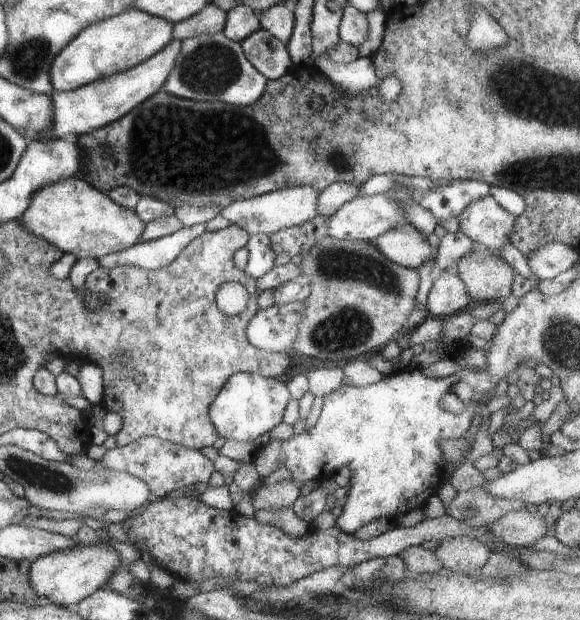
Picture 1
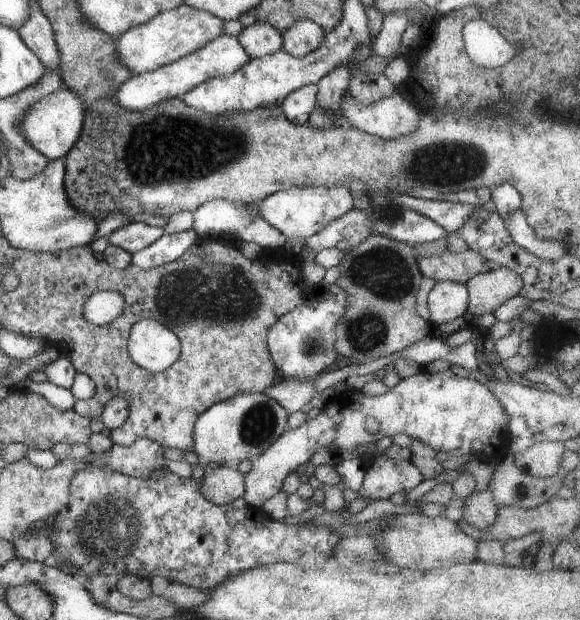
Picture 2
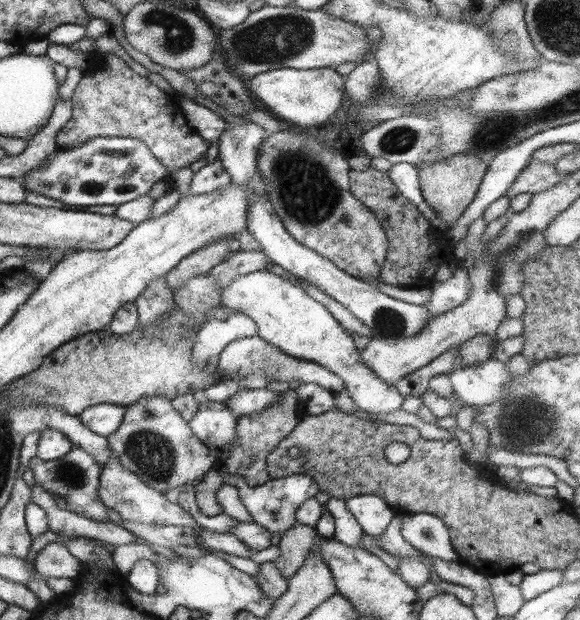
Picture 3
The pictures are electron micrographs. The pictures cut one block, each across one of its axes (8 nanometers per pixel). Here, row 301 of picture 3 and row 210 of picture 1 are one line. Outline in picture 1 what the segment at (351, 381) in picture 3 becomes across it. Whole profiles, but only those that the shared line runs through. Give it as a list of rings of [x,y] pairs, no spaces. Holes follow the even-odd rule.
[[[297,185],[294,187],[285,187],[275,191],[267,191],[249,198],[249,200],[239,200],[231,202],[229,206],[220,209],[219,214],[228,220],[230,224],[236,224],[249,235],[255,234],[273,234],[283,228],[299,226],[311,218],[317,216],[315,212],[315,200],[319,196],[319,190],[307,185]]]

